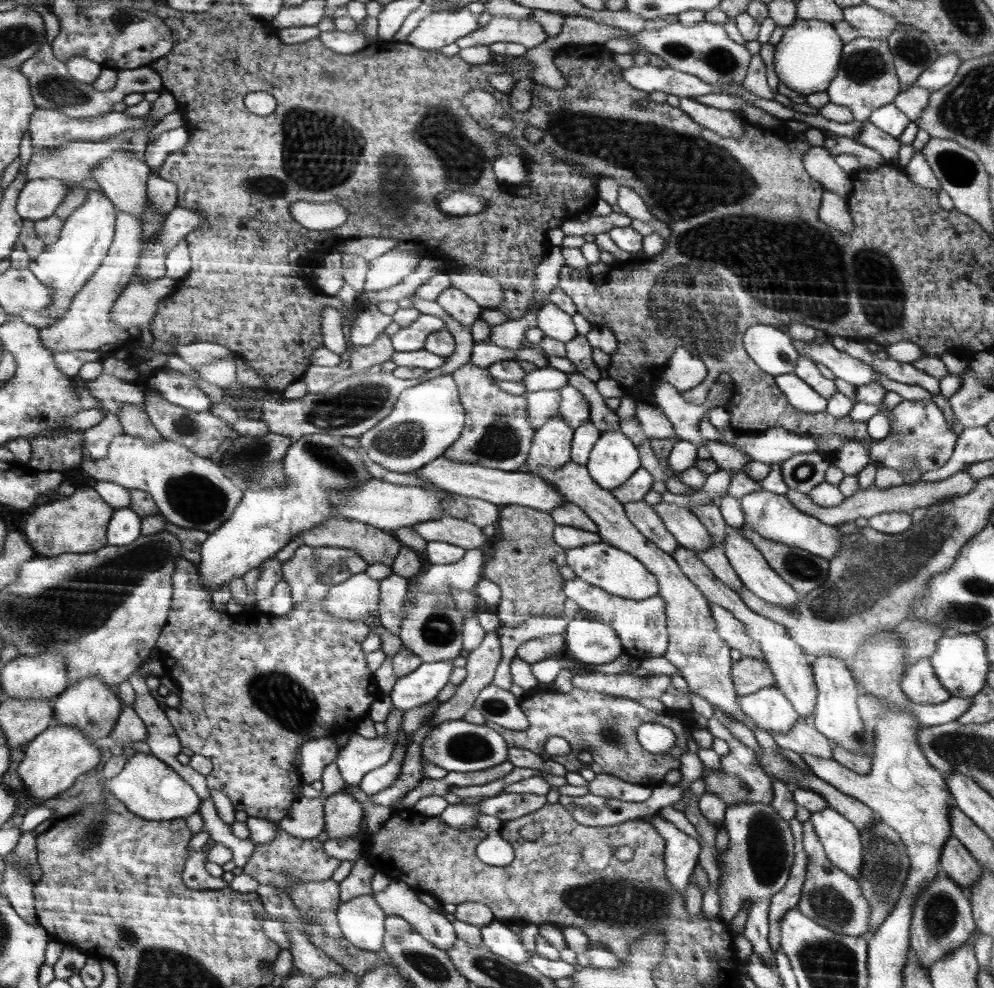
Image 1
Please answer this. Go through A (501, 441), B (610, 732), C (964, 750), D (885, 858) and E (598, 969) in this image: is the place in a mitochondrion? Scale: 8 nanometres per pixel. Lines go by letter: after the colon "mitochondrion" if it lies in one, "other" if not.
A: mitochondrion
B: mitochondrion
C: mitochondrion
D: mitochondrion
E: other

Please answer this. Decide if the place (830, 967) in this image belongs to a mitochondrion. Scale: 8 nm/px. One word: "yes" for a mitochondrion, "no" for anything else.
yes

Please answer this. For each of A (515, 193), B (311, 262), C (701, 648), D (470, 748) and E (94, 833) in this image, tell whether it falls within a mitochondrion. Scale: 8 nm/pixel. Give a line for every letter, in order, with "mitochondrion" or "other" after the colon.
A: other
B: other
C: mitochondrion
D: mitochondrion
E: mitochondrion

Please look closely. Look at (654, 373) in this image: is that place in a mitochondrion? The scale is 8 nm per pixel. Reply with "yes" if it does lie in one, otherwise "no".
no

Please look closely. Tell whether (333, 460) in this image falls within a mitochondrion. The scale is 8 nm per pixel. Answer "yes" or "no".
yes

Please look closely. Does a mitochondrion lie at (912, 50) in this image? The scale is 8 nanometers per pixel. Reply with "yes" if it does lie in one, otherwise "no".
yes

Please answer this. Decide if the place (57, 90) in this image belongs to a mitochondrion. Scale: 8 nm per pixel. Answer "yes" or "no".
yes

